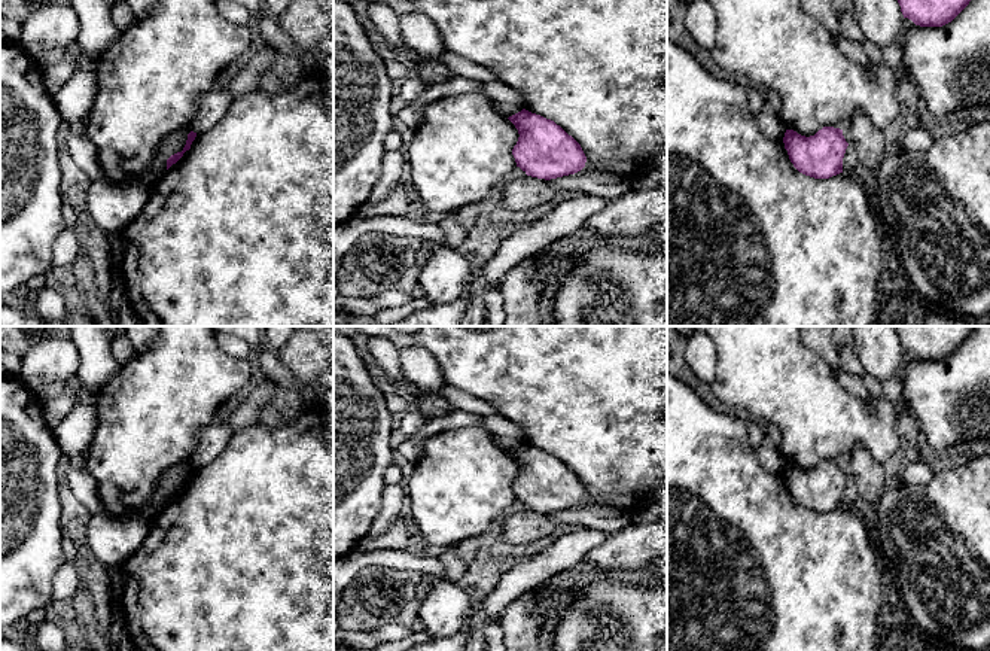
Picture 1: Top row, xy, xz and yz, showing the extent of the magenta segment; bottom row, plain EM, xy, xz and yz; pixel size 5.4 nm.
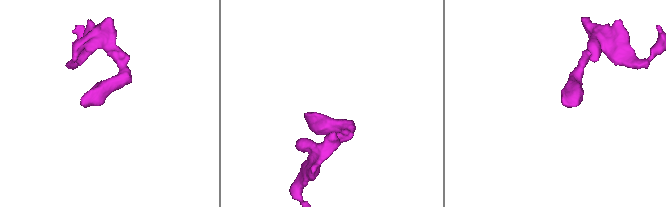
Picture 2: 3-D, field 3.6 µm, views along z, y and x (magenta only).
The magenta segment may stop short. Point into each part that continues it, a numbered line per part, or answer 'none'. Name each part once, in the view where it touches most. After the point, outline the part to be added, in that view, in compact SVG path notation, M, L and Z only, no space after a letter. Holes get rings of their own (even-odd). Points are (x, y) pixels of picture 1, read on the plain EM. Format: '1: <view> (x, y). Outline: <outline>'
1: xy (173, 477). Outline: M191 462L177 463L162 474L155 490L152 492L150 499L140 512L143 517L152 520L165 508L167 493L171 489L183 484L188 474L188 468L191 465L192 465Z

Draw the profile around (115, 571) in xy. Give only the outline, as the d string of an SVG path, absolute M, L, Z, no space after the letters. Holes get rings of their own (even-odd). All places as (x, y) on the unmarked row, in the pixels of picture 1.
M119 565L110 566L110 581L112 581L113 593L116 594L116 599L119 600L124 591L124 581L122 581Z

